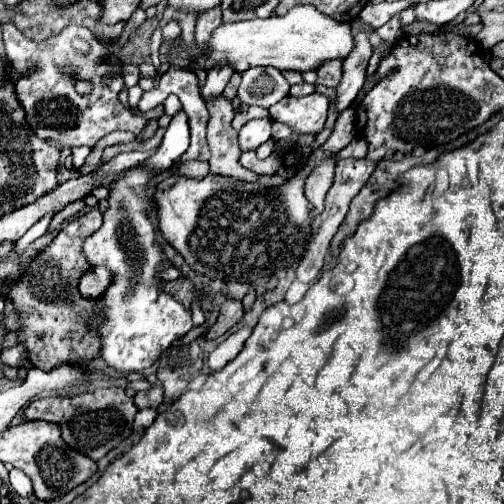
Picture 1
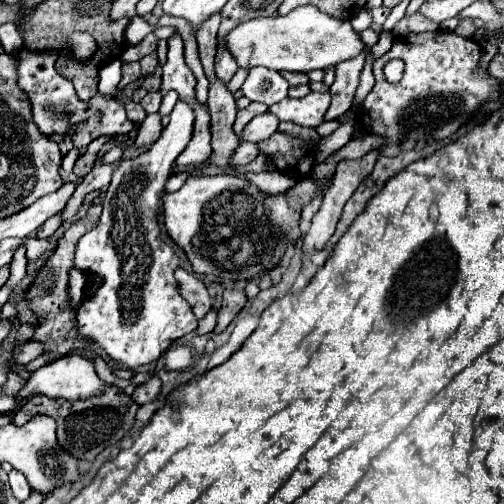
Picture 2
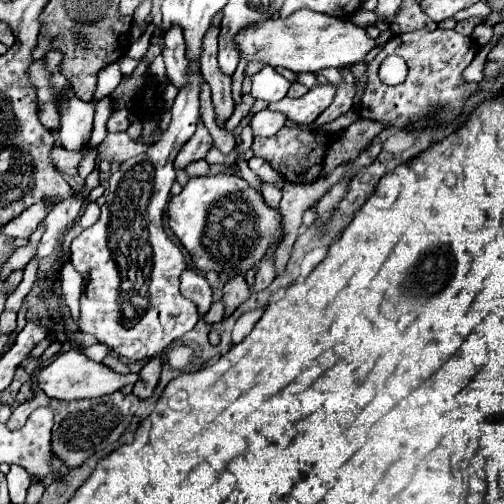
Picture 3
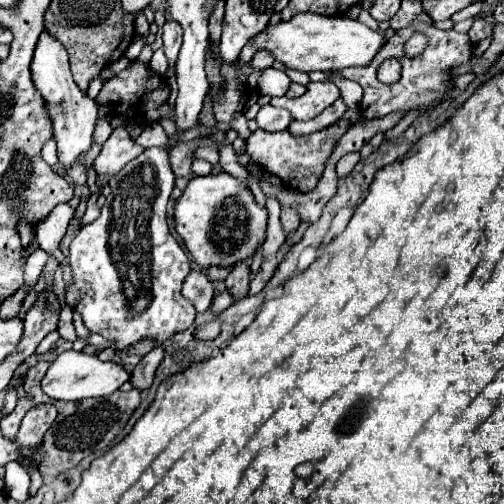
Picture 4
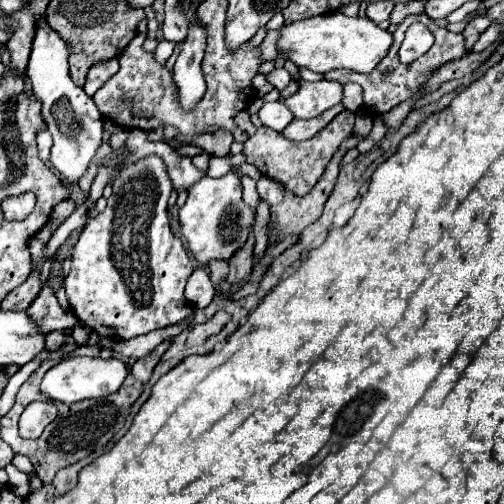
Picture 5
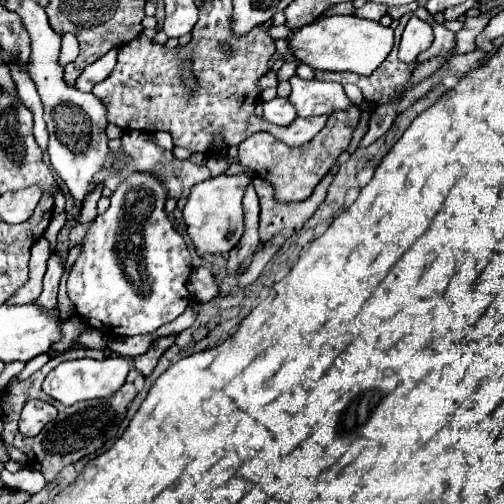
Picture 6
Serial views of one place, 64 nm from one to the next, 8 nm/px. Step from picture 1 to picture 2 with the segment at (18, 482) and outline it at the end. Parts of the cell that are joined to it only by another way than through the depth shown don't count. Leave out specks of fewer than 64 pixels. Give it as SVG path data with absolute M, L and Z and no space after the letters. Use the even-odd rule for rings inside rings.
M18 470L10 472L10 486L12 486L12 492L14 492L14 496L18 500L26 500L30 496L30 492L32 492L26 476L22 472L18 472Z

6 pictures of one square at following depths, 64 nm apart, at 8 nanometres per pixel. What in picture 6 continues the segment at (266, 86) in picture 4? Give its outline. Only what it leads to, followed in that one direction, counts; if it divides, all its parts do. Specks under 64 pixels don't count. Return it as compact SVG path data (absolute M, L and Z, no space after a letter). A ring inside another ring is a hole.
M294 60L294 62L284 62L284 66L276 72L276 78L278 78L278 82L284 82L284 80L290 80L294 74L296 74L296 66L298 66L298 62Z

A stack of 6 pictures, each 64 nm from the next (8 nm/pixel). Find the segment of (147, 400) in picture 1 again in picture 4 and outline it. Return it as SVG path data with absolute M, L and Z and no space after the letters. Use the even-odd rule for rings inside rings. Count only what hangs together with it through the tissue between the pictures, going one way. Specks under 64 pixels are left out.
M154 348L142 358L142 362L132 372L132 386L136 390L148 390L152 386L162 358L164 358L164 348Z

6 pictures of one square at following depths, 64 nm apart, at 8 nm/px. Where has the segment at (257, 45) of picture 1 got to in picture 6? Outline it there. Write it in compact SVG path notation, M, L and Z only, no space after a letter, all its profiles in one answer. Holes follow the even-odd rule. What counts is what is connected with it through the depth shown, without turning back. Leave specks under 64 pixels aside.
M334 14L320 16L318 20L296 28L286 42L290 44L290 52L296 56L296 60L314 70L348 70L360 76L370 76L390 54L394 46L394 30L360 16Z

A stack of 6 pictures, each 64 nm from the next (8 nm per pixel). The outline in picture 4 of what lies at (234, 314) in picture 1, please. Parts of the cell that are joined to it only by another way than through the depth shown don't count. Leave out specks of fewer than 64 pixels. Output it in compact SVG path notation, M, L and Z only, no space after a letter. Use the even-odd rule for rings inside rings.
M236 264L236 268L230 272L230 276L226 278L226 288L232 294L234 302L246 298L248 294L248 284L250 284L250 272L246 264Z

